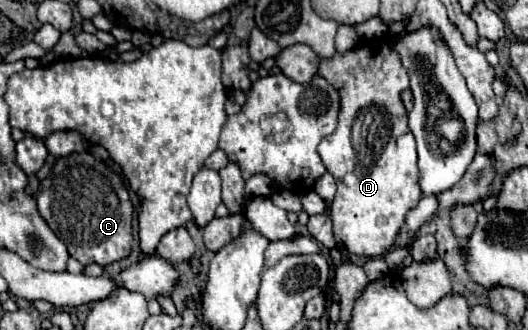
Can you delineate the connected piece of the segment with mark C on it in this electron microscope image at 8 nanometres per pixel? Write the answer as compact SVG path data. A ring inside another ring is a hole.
M71 154L65 158L57 158L53 164L51 174L41 182L41 190L37 190L37 208L39 214L45 218L49 228L57 234L57 238L67 246L69 254L79 260L83 266L95 262L99 266L107 266L115 260L121 260L129 254L133 242L133 228L131 228L131 200L121 182L121 178L101 160L93 158L91 154Z

